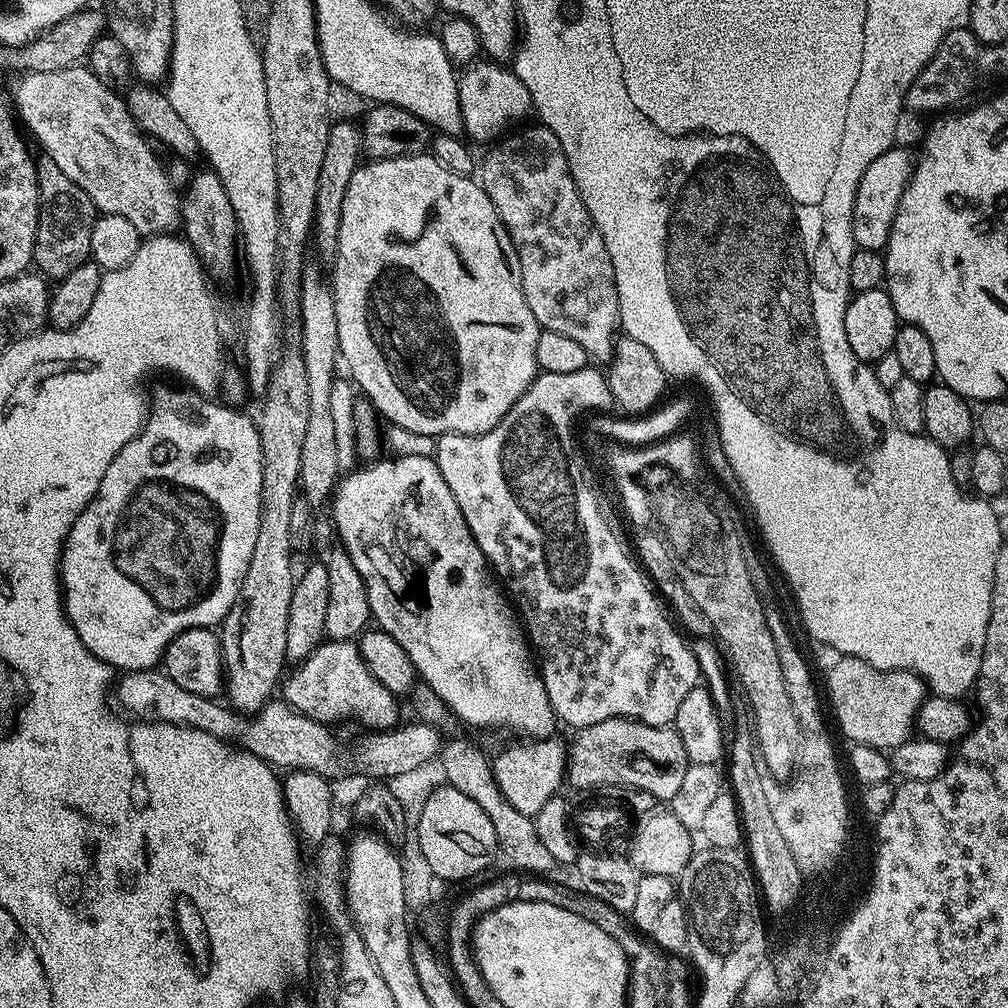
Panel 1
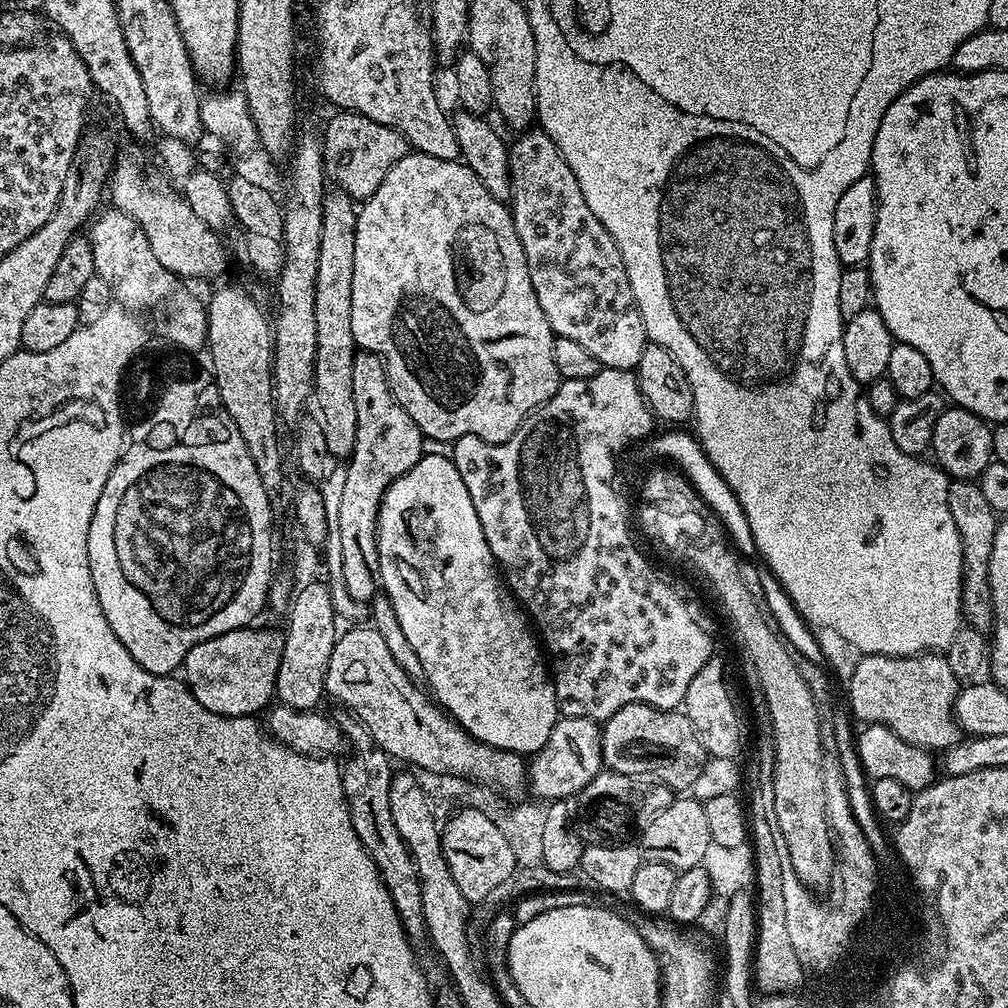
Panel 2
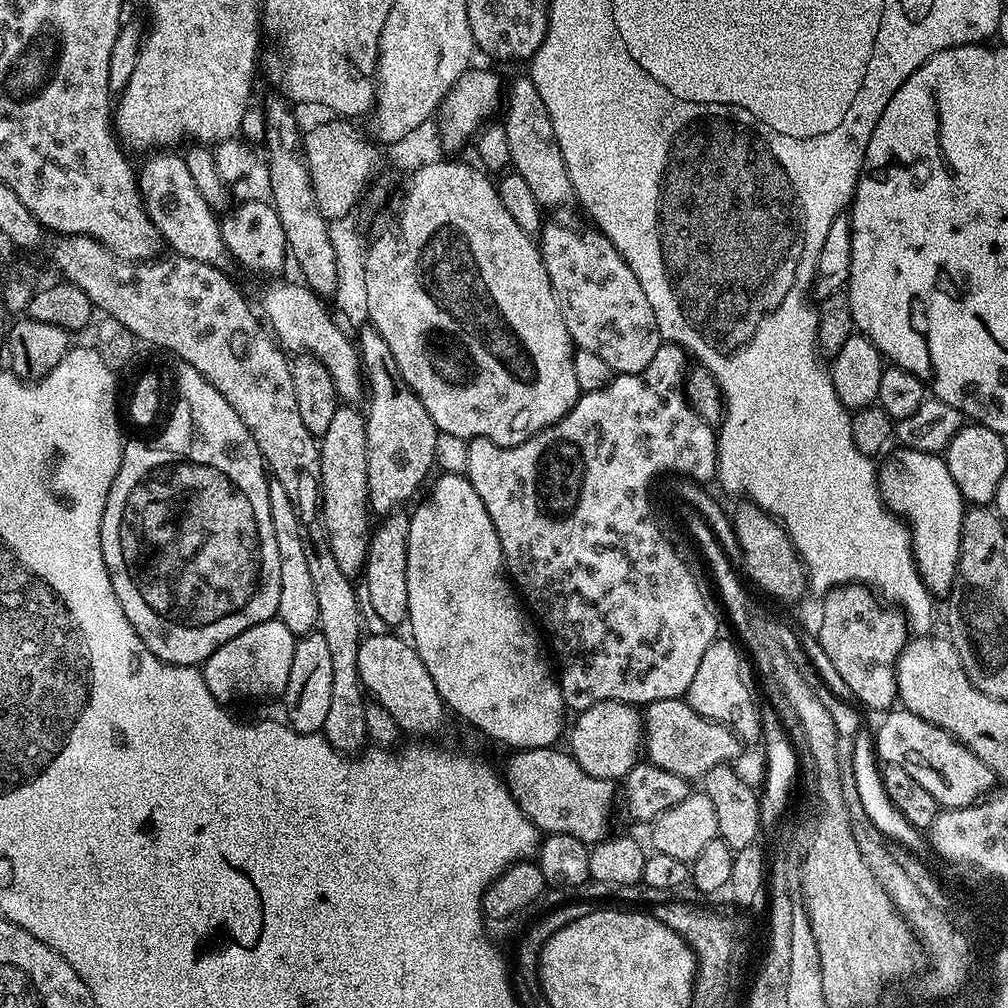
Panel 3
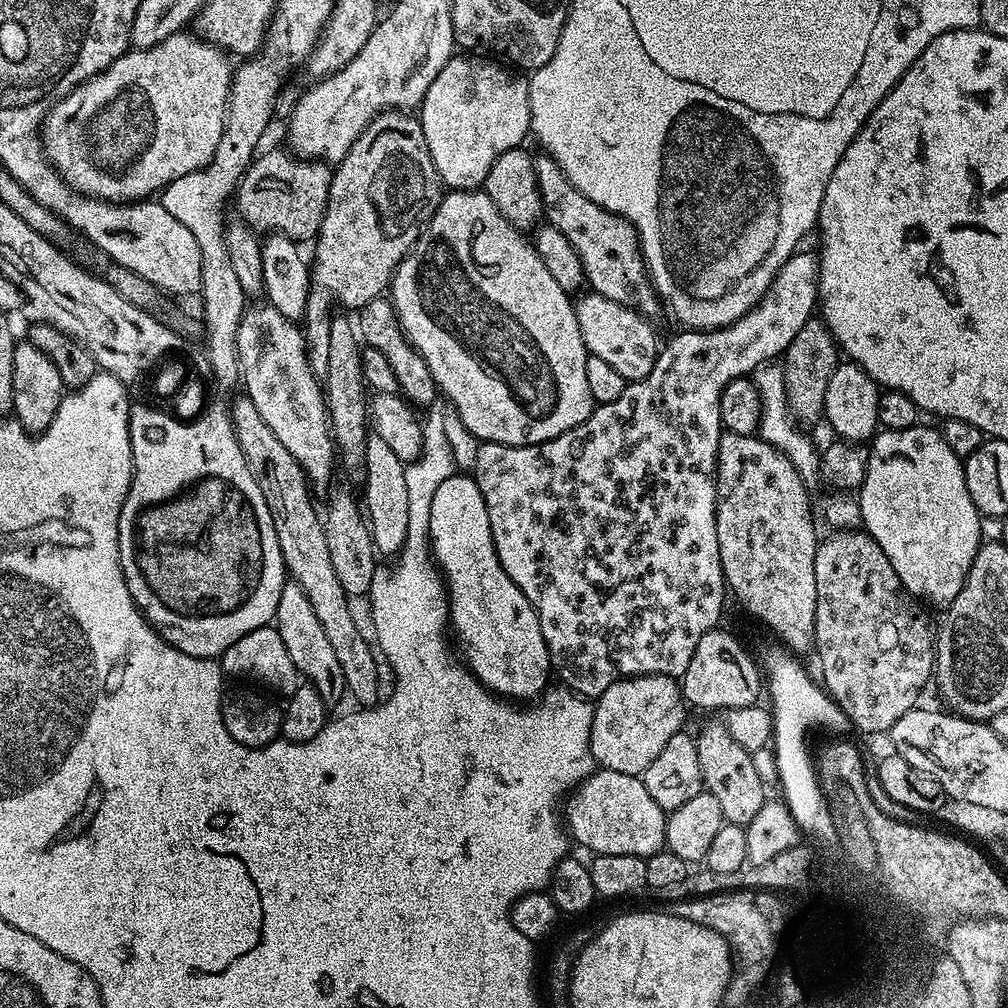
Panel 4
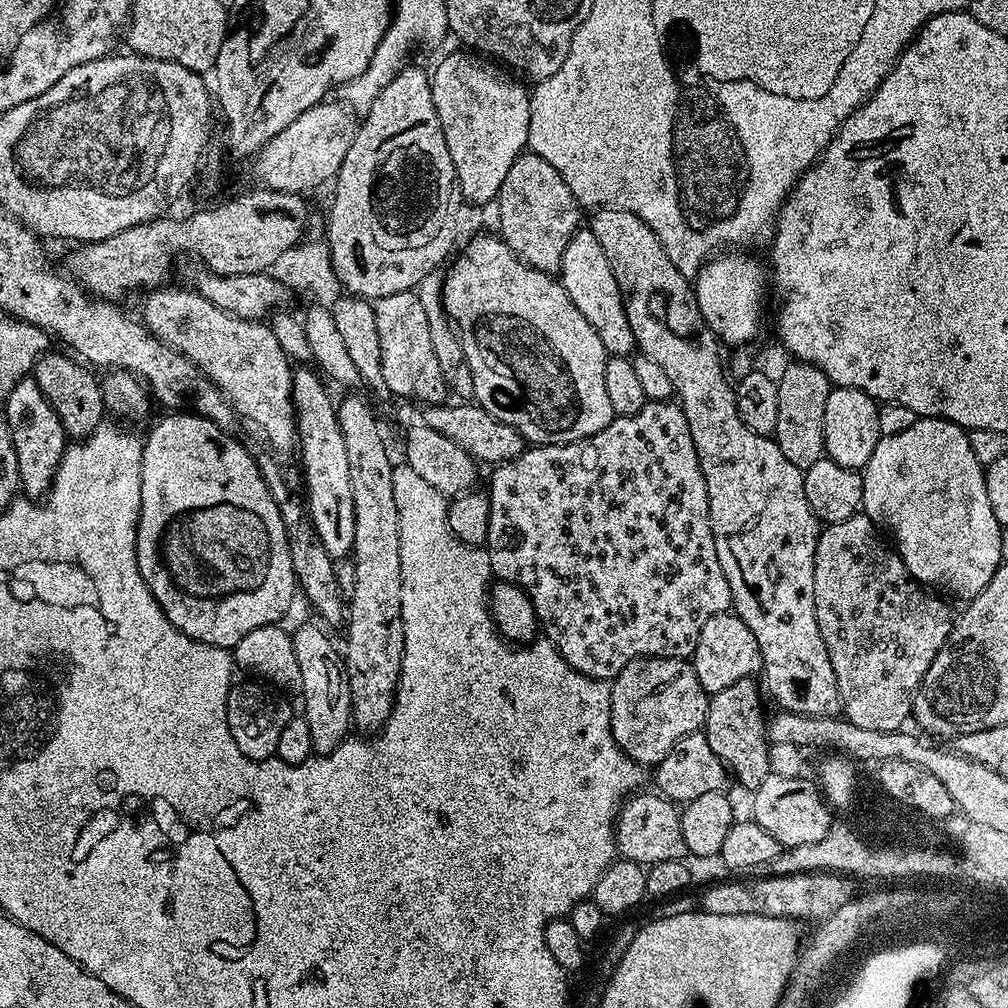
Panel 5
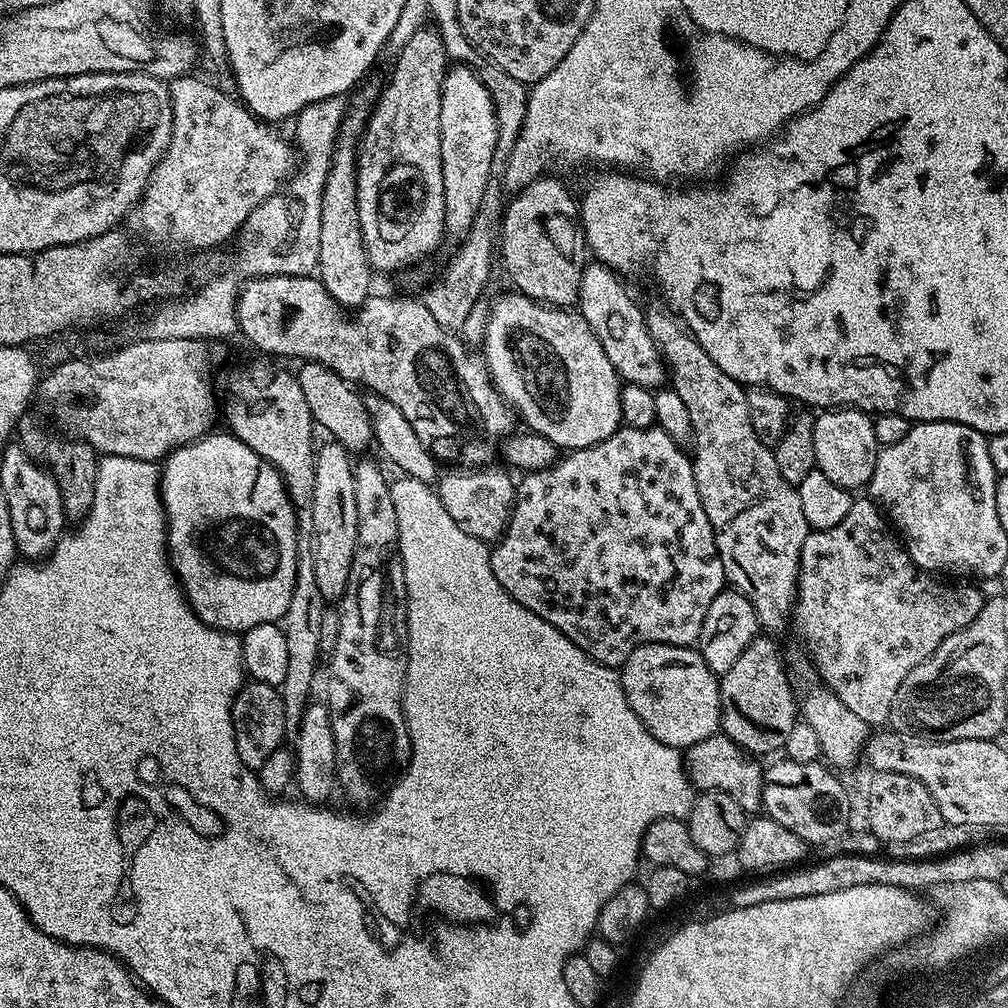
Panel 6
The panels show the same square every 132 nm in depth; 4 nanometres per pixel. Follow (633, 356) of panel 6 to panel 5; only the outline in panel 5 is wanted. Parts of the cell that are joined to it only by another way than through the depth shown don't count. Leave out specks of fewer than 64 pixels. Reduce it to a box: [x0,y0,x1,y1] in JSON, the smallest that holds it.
[558,227,636,357]

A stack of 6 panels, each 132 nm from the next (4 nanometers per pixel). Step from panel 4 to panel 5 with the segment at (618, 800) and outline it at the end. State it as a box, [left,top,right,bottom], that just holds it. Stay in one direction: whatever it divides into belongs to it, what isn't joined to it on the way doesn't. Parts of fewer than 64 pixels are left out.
[615,792,689,866]

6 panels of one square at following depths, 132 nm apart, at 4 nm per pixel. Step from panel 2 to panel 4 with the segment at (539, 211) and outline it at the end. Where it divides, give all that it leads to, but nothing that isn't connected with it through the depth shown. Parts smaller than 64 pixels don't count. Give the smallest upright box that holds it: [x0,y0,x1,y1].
[575,291,658,382]

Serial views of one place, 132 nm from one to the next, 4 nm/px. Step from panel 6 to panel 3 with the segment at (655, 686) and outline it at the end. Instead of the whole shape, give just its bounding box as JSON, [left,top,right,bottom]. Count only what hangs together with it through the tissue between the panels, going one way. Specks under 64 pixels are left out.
[566,700,644,782]

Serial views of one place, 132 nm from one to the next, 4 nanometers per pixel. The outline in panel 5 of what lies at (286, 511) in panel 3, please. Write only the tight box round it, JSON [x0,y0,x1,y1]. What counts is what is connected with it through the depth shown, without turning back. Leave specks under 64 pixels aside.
[291,622,353,755]

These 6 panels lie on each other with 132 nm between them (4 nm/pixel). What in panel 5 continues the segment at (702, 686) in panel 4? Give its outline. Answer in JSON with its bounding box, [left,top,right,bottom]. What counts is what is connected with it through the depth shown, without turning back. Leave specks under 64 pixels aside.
[690,611,761,694]

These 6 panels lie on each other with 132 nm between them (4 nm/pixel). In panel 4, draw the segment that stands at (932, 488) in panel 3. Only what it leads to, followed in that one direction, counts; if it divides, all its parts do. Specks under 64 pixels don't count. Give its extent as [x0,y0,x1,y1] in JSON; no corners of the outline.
[858,426,982,606]

